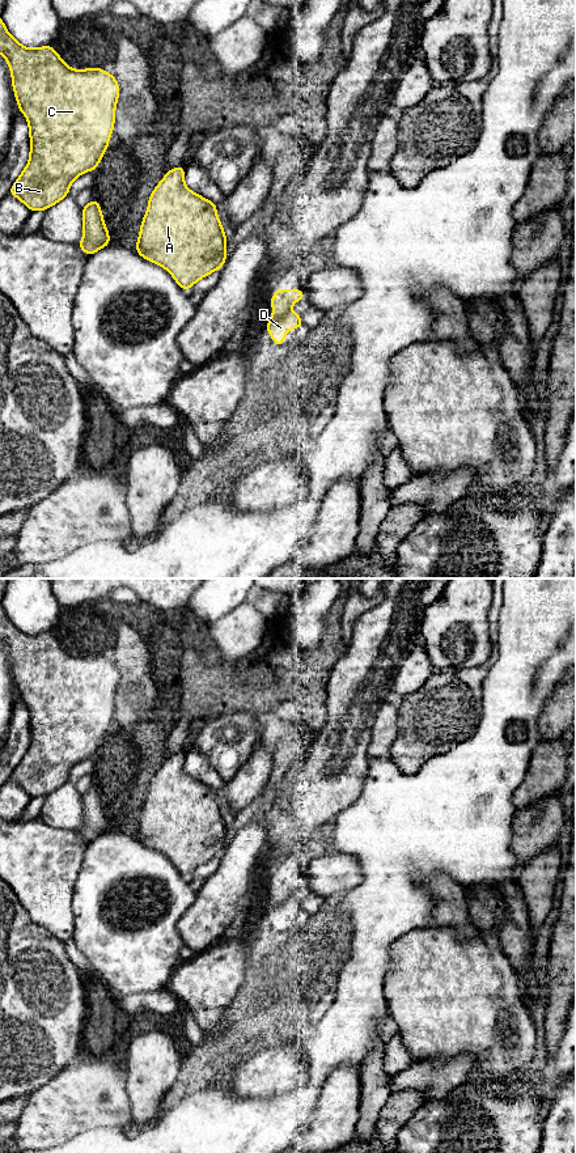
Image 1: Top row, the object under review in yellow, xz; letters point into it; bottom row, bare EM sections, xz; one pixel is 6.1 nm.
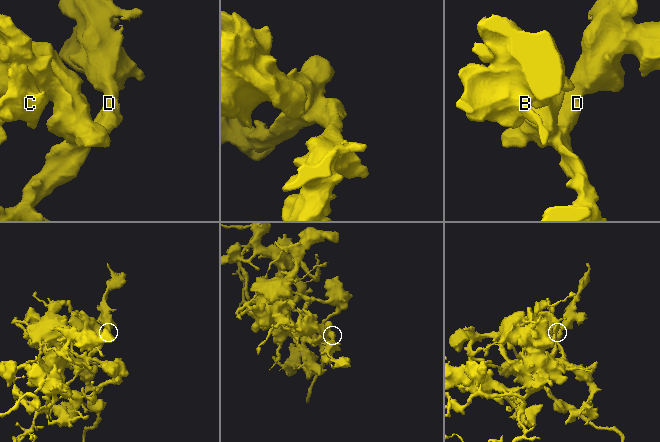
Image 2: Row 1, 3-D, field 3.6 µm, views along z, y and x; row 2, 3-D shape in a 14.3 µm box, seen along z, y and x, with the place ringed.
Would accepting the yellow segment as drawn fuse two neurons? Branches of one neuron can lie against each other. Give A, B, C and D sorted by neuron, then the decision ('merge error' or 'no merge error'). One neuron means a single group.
groups A B C / D; merge error

